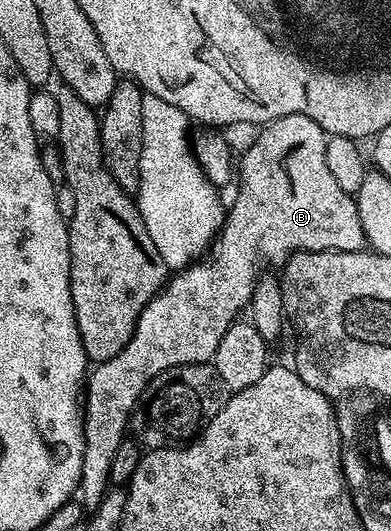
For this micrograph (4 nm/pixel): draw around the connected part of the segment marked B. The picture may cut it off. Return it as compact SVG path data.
M285 115L278 117L275 121L268 121L266 125L258 130L259 133L255 137L255 142L248 147L243 153L243 158L237 161L237 181L239 177L239 190L235 193L235 202L229 205L226 210L223 225L219 228L219 232L215 235L215 240L209 246L209 252L202 259L196 259L191 262L185 269L178 270L164 285L161 292L141 311L141 315L135 324L129 343L125 343L125 347L121 347L121 351L117 351L117 355L113 355L113 359L98 362L88 372L85 382L85 396L82 398L83 406L83 454L81 455L81 479L79 480L79 488L77 490L78 500L83 500L84 510L90 511L96 509L101 503L101 499L106 495L111 483L110 468L113 464L113 455L117 452L117 447L121 446L124 438L128 436L129 426L133 420L131 412L137 409L139 405L139 397L145 391L146 385L154 376L161 374L161 371L167 371L178 365L185 364L205 364L214 358L217 347L221 343L221 339L225 335L225 331L229 331L229 327L234 325L239 313L248 308L251 304L251 287L255 284L259 261L268 261L269 264L275 265L271 267L282 266L295 253L312 253L313 251L338 251L339 253L357 253L360 252L368 244L365 234L363 234L361 221L358 219L357 203L352 194L341 191L341 187L333 179L333 174L329 171L329 167L325 167L325 147L327 146L328 136L324 131L305 115Z

